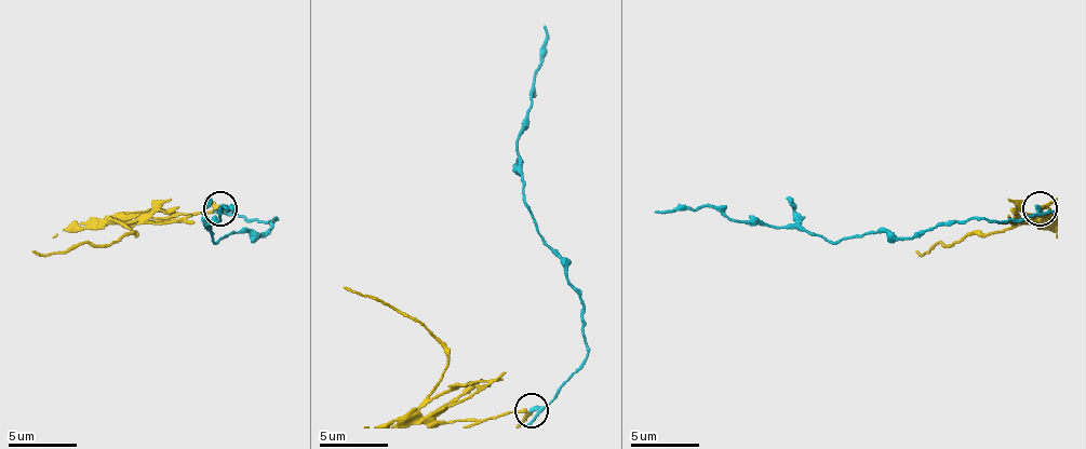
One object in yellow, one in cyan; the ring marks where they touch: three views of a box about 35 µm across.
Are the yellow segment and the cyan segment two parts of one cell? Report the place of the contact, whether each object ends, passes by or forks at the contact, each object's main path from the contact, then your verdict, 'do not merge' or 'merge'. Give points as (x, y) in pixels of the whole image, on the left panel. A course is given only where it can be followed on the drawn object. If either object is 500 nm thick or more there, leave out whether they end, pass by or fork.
place (220, 208); yellow passes by; cyan passes by; course yellow (219, 207), (117, 214), (110, 221), (137, 234), (69, 252), (31, 252); course cyan (219, 207), (243, 218), (275, 218), (257, 239), (229, 231), (213, 242), (205, 228), (223, 207), (233, 211); do not merge

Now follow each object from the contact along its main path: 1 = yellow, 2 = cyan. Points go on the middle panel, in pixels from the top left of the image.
1: (531, 412), (428, 419), (421, 403), (442, 375), (448, 351), (417, 321), (397, 313), (380, 300), (343, 286)
2: (531, 409), (554, 395), (586, 357), (581, 296), (524, 201), (517, 166), (517, 139), (545, 26)

